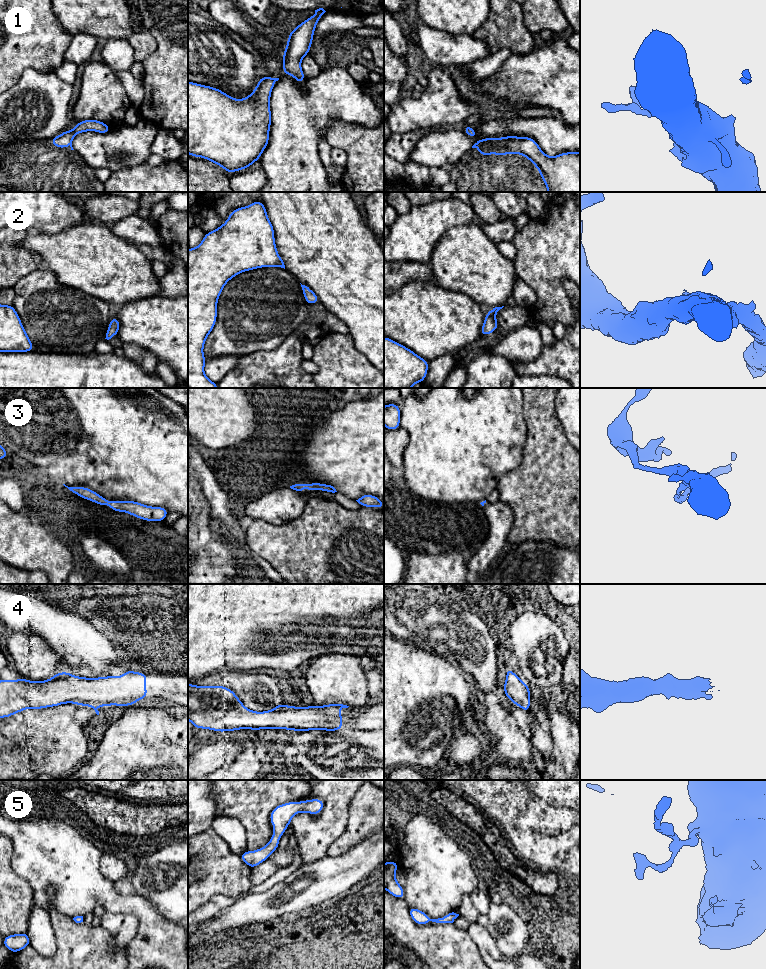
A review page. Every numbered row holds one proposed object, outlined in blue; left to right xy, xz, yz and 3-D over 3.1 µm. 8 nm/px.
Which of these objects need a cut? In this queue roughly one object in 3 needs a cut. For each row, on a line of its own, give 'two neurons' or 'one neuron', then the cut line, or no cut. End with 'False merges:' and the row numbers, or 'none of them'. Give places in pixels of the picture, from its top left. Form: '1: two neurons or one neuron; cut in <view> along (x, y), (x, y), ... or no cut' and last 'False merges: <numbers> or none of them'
1: one neuron; no cut
2: one neuron; no cut
3: one neuron; no cut
4: one neuron; no cut
5: one neuron; no cut
False merges: none of them

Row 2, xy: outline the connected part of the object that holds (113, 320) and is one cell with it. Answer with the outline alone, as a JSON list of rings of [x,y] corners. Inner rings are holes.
[[[116,317],[111,318],[108,329],[107,329],[107,333],[106,333],[106,338],[107,340],[111,339],[113,336],[117,336],[118,331],[119,331],[119,327],[120,327],[120,322]]]

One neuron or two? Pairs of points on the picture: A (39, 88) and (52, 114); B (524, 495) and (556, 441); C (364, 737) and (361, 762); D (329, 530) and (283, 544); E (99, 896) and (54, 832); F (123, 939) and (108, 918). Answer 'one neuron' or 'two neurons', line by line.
A: one neuron
B: one neuron
C: one neuron
D: one neuron
E: one neuron
F: one neuron

